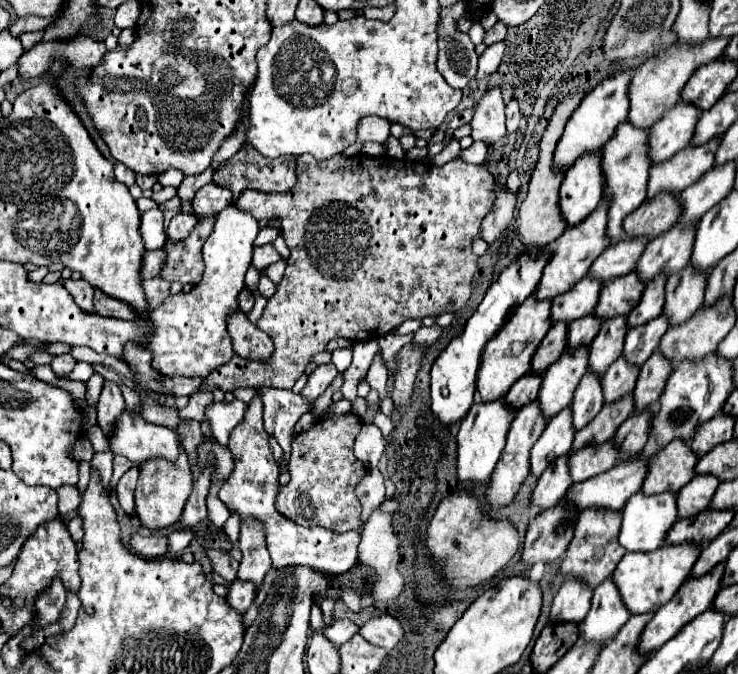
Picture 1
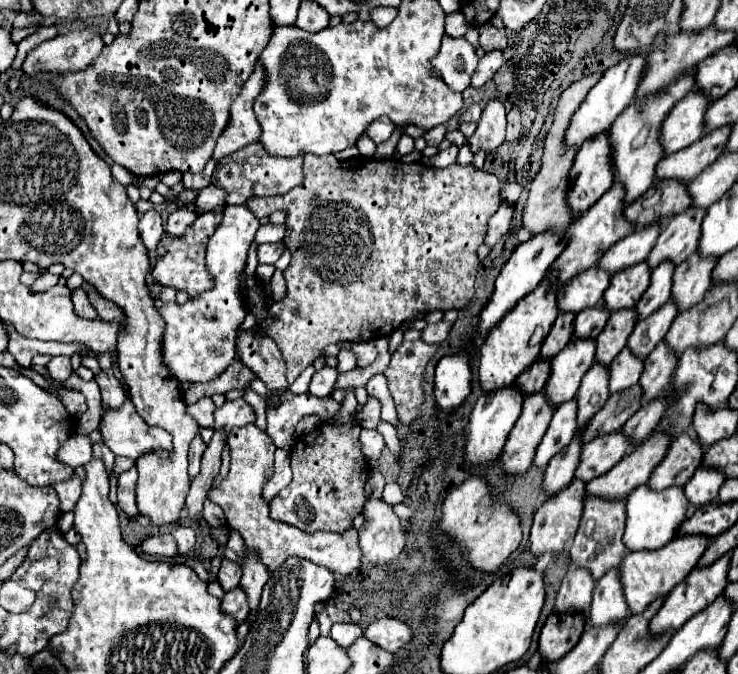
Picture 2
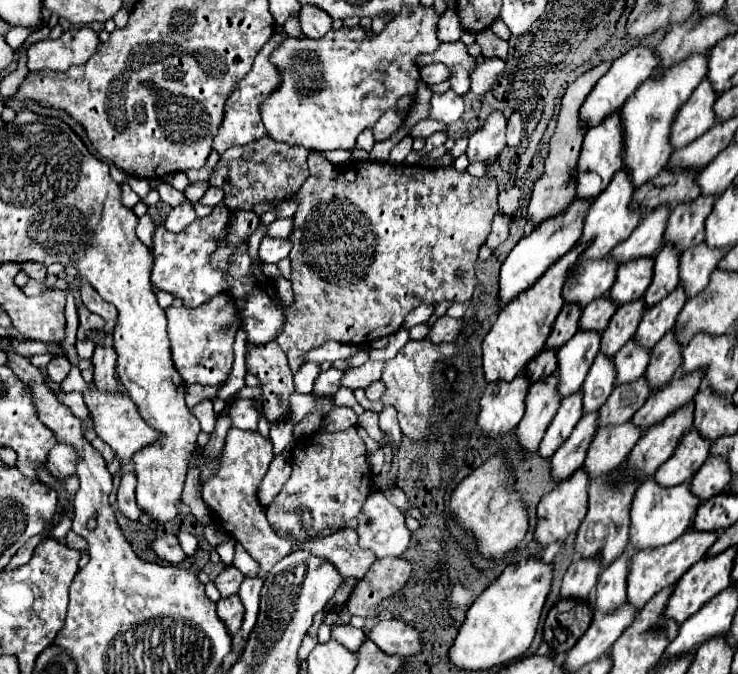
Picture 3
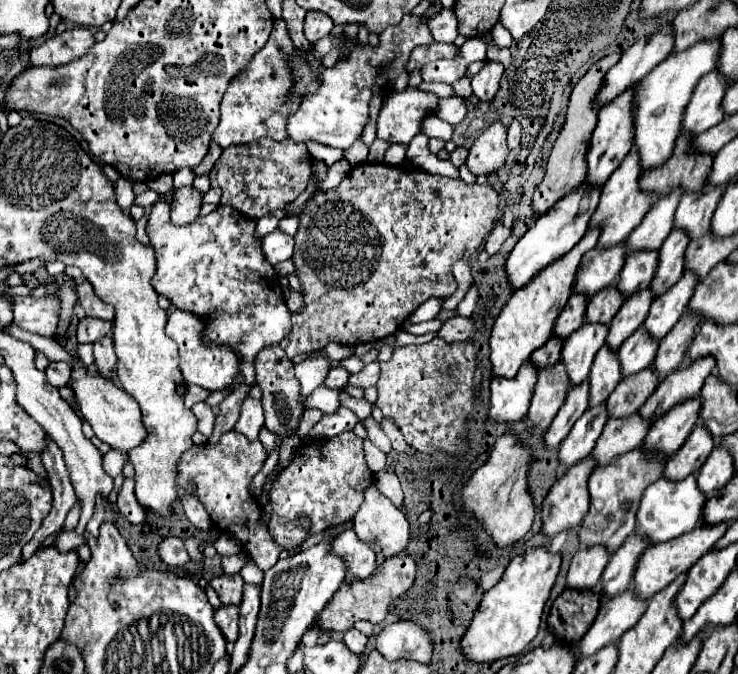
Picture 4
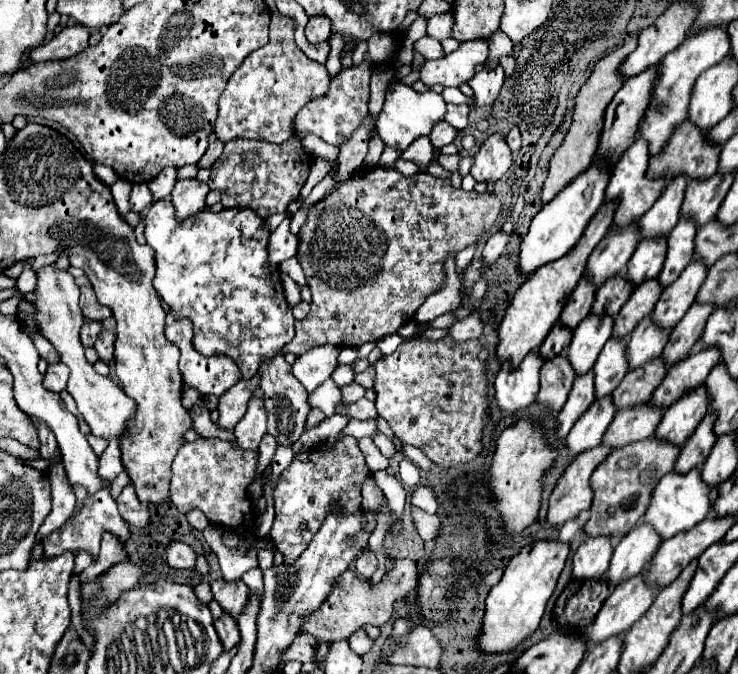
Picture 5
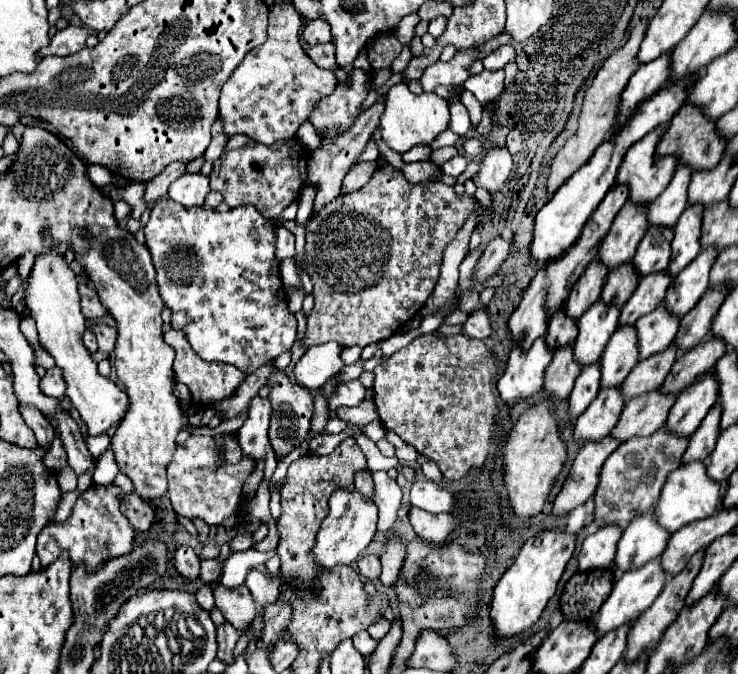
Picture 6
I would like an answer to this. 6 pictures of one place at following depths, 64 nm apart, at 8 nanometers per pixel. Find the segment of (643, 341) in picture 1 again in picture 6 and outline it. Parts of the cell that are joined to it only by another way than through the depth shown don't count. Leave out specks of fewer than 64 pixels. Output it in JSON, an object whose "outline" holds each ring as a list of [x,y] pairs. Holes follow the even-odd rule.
{"outline":[[[704,248],[694,260],[692,264],[688,264],[672,282],[672,286],[666,292],[664,298],[664,306],[678,314],[684,316],[686,312],[690,312],[692,306],[696,306],[696,302],[702,298],[702,294],[708,290],[710,284],[710,268],[718,258],[718,250],[716,248]]]}

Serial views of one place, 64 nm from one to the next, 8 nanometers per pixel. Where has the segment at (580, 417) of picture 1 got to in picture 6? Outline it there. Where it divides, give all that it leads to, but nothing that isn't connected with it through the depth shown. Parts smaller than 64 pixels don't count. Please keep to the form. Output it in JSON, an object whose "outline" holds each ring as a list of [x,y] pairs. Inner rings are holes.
{"outline":[[[622,324],[612,334],[600,362],[602,362],[602,388],[620,386],[624,378],[638,364],[638,336],[636,326]]]}

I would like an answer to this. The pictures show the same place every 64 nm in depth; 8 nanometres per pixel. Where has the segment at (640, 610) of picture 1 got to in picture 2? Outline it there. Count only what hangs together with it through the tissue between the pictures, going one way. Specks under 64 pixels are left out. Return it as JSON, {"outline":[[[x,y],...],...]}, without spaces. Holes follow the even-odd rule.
{"outline":[[[678,536],[664,548],[658,548],[652,552],[630,552],[620,564],[624,596],[630,612],[638,614],[658,596],[666,596],[698,564],[708,544],[710,544],[710,538],[704,538],[704,536]]]}

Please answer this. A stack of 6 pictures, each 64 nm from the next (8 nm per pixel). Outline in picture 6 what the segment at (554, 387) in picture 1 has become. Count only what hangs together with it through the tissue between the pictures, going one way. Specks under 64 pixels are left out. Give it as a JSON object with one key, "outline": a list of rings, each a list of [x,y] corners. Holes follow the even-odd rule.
{"outline":[[[598,300],[592,304],[578,320],[578,338],[574,340],[574,356],[576,360],[586,366],[592,362],[598,362],[610,336],[618,328],[620,318],[620,306],[616,304],[604,304]]]}

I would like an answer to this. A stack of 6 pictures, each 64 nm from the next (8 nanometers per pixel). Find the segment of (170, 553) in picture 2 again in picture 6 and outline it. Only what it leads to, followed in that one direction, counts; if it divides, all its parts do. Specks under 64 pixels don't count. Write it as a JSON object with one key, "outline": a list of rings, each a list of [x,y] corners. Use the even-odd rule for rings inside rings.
{"outline":[[[180,546],[176,550],[176,556],[174,556],[174,566],[176,570],[188,578],[188,580],[196,580],[200,578],[200,558],[194,554],[192,548],[188,546]]]}

